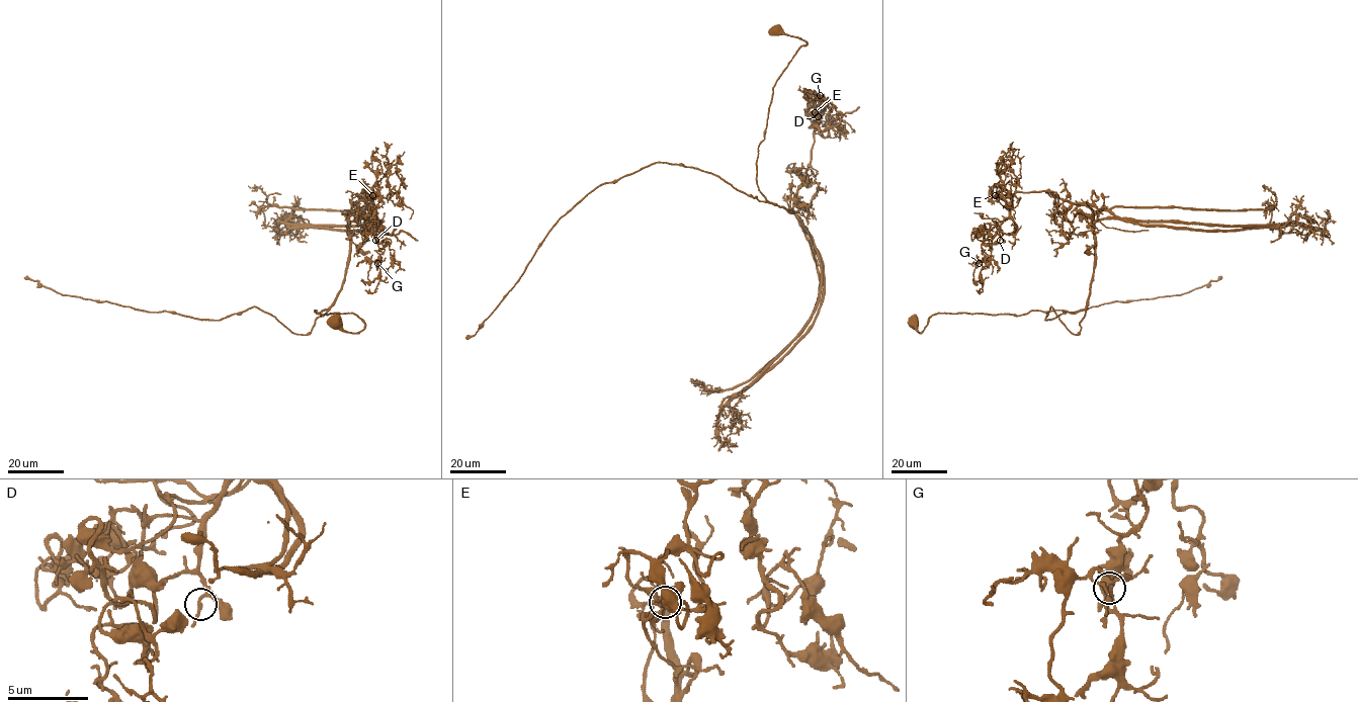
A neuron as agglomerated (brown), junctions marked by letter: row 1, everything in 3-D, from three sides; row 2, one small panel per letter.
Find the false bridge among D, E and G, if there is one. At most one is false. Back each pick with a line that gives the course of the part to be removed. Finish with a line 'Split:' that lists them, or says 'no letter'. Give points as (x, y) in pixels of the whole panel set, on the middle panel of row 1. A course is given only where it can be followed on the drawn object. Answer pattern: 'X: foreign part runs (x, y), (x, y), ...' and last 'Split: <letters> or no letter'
E: foreign part runs (814, 112), (811, 127), (809, 116), (826, 106), (826, 99), (821, 107), (826, 100), (810, 91), (807, 100)
Split: E

